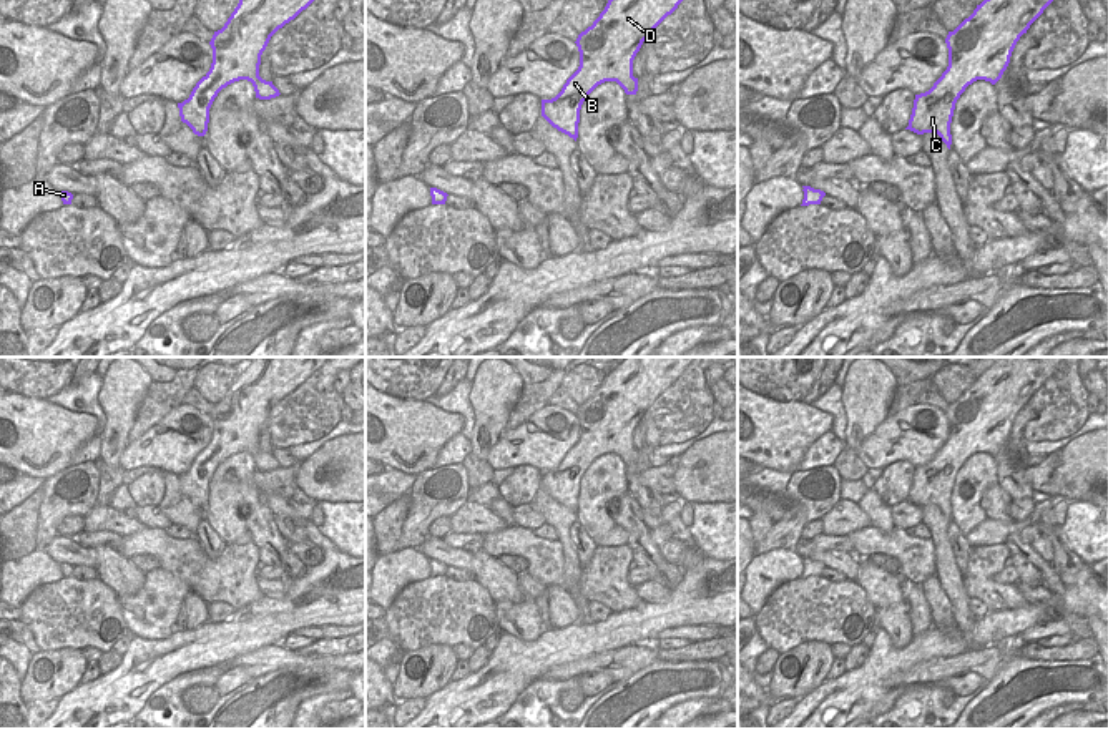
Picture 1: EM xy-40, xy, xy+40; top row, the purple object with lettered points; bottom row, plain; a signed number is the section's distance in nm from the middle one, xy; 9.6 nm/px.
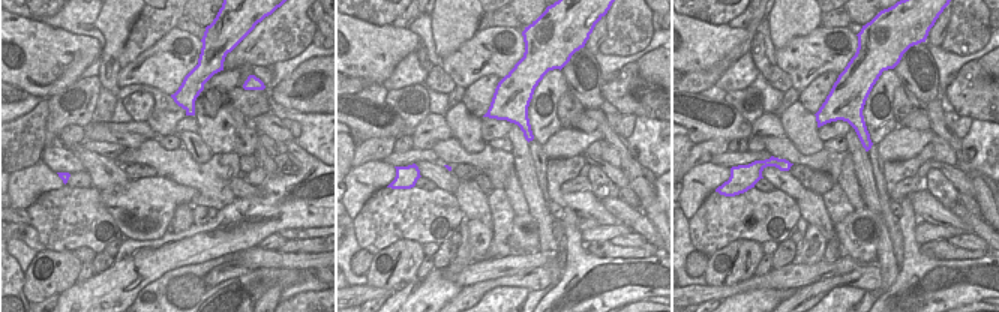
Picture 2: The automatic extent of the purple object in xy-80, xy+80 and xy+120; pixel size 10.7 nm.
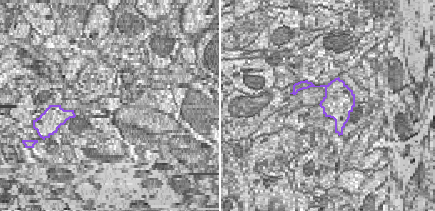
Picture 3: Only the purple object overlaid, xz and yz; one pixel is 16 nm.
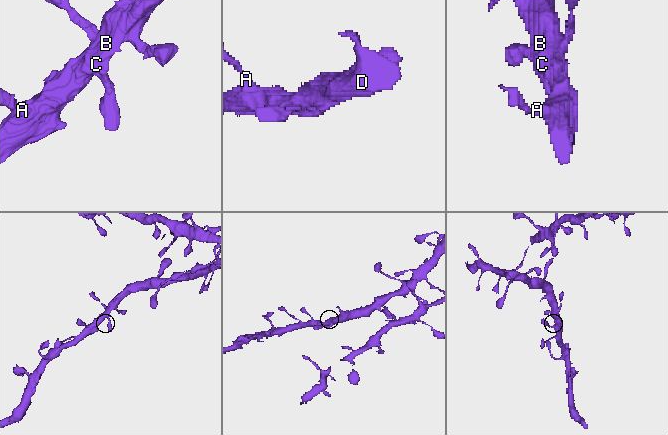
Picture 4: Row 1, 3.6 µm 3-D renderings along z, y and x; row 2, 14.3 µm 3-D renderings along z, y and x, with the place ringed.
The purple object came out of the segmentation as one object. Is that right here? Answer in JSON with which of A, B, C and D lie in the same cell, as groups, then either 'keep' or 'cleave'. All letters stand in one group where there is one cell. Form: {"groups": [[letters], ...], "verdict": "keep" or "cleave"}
{"groups": [["A", "B", "C", "D"]], "verdict": "keep"}

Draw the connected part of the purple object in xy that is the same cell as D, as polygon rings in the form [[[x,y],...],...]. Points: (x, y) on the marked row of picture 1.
[[[608,0],[600,17],[576,38],[580,66],[552,100],[542,100],[542,116],[558,131],[576,141],[580,110],[588,95],[605,81],[616,81],[626,95],[636,95],[638,78],[633,60],[643,42],[671,15],[683,0]]]

